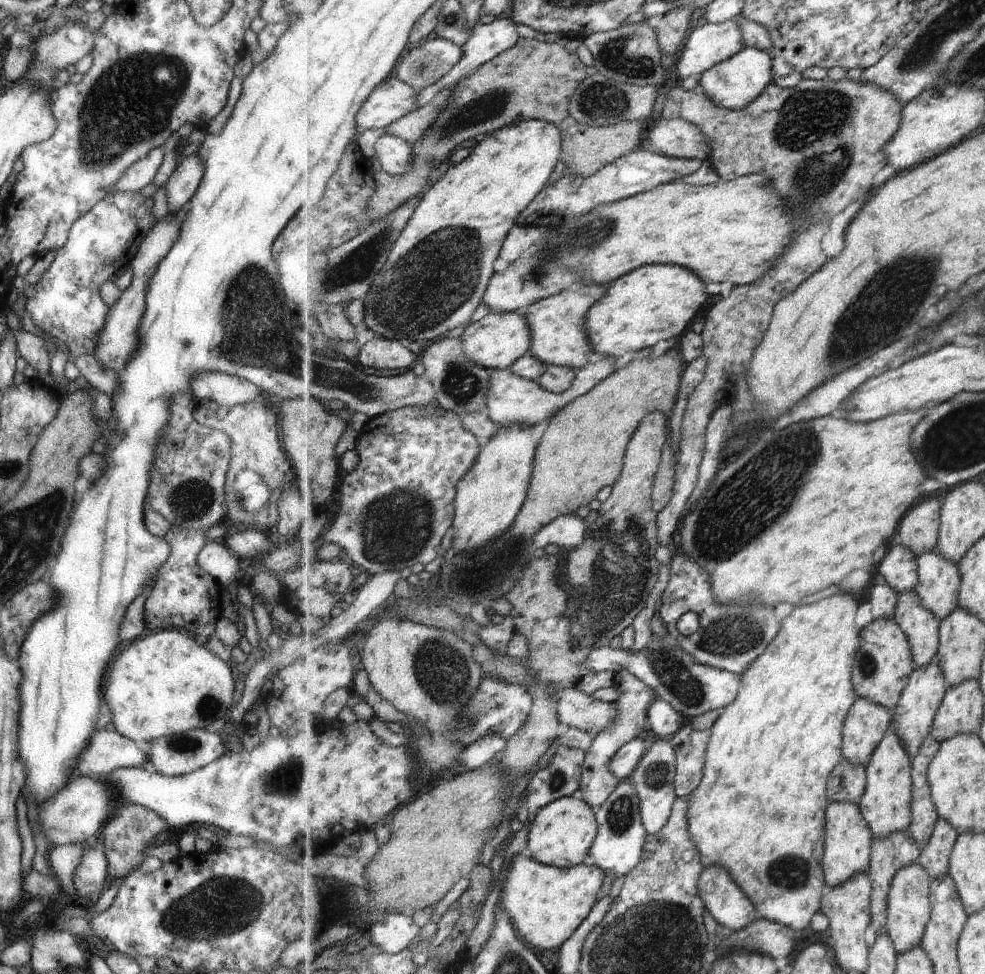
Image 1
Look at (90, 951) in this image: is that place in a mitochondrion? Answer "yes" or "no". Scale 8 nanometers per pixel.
no

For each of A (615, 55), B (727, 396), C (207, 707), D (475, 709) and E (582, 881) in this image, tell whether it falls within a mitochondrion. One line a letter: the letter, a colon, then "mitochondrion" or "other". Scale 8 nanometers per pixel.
A: mitochondrion
B: other
C: mitochondrion
D: mitochondrion
E: other

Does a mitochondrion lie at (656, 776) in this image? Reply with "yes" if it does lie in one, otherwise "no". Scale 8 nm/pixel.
yes

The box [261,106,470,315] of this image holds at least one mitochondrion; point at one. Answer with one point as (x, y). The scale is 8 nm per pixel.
(359, 265)

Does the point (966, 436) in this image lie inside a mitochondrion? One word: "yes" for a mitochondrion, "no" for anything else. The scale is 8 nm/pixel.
yes

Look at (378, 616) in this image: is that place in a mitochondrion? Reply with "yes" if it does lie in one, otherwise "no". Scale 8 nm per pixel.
no

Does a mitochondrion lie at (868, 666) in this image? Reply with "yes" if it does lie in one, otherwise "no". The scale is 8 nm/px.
yes

